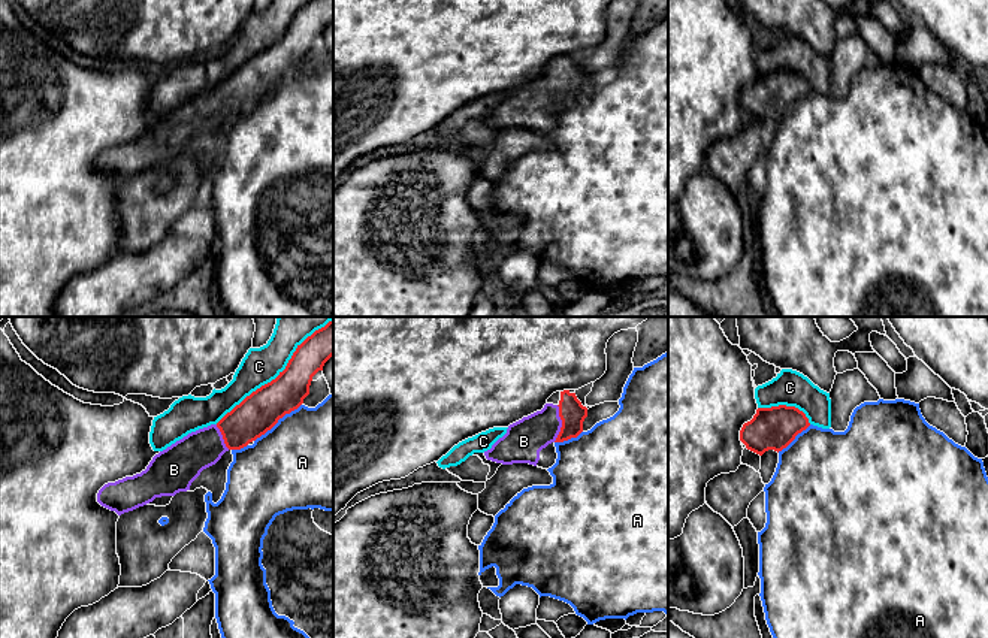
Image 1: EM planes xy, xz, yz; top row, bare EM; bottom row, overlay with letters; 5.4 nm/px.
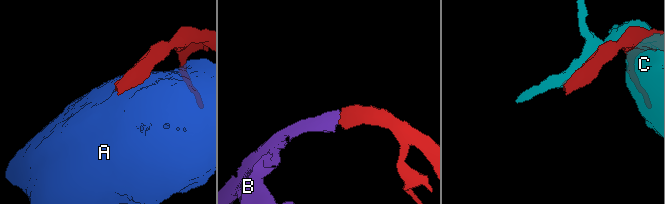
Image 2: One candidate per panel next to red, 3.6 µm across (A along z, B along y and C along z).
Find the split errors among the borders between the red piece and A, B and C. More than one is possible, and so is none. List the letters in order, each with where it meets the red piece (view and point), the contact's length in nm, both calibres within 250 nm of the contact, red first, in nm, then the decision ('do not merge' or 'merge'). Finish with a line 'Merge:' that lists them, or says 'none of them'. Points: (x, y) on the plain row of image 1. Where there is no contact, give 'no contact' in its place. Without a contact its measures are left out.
A: xy (277, 87) | 320 nm | 220/500 nm | do not merge
B: xz (562, 88) | 200 nm | 140/200 nm | merge
C: xy (268, 48) | 700 nm | 220/200 nm | do not merge
Merge: B

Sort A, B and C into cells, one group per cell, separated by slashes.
A / B / C

